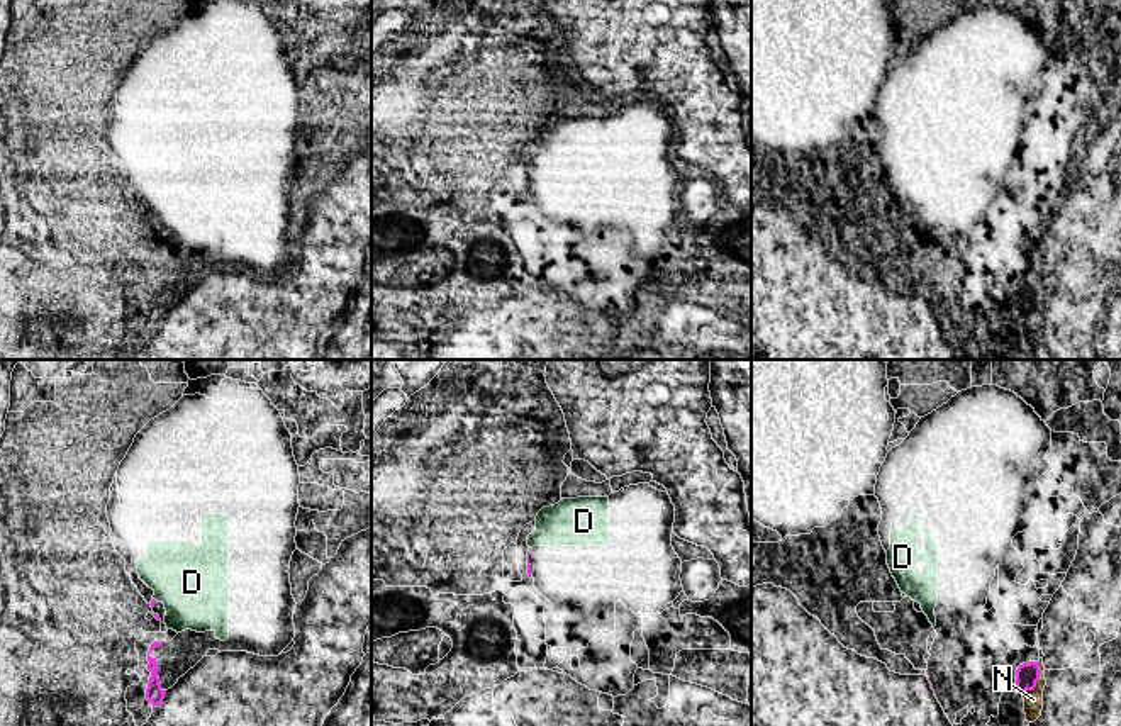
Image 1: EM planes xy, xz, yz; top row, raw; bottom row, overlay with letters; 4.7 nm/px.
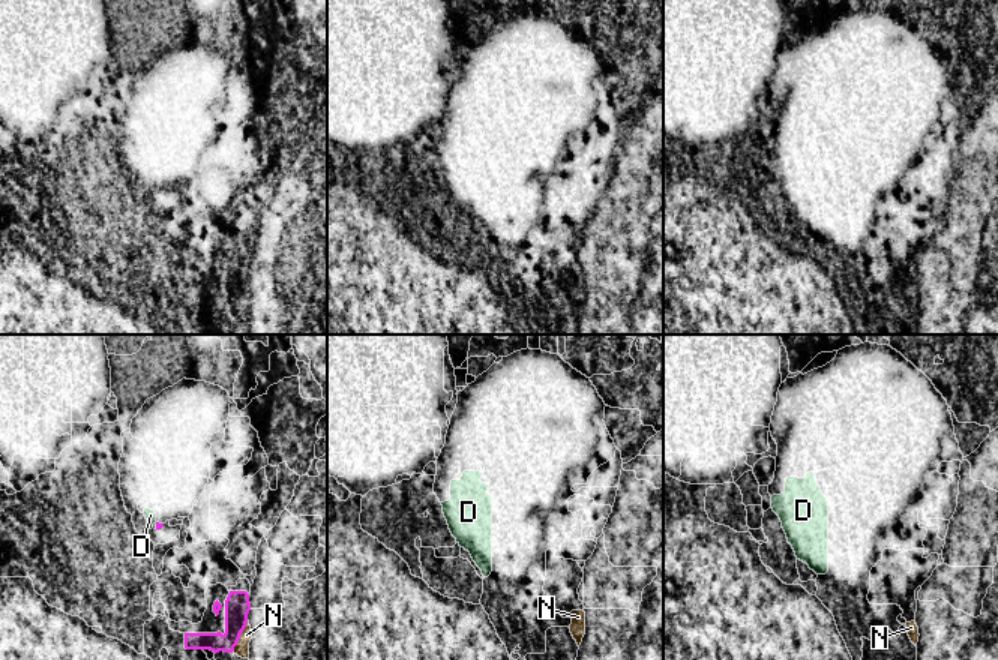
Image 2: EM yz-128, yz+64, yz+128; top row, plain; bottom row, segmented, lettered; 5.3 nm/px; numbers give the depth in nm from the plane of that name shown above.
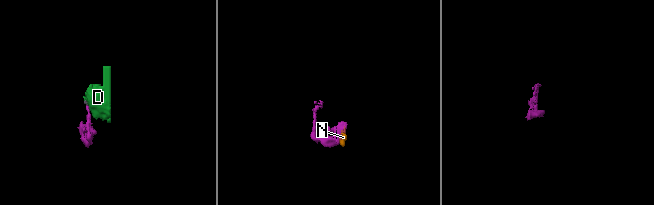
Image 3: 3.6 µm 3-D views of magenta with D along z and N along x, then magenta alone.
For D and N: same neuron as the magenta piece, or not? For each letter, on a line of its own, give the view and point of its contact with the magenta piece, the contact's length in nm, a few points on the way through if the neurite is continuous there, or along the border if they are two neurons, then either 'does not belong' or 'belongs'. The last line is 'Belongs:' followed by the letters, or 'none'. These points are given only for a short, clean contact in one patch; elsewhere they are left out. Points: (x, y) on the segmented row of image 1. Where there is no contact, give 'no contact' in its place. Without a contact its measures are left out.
D: no contact | belongs
N: yz (1038, 679) | 190 nm | belongs
Belongs: D, N

